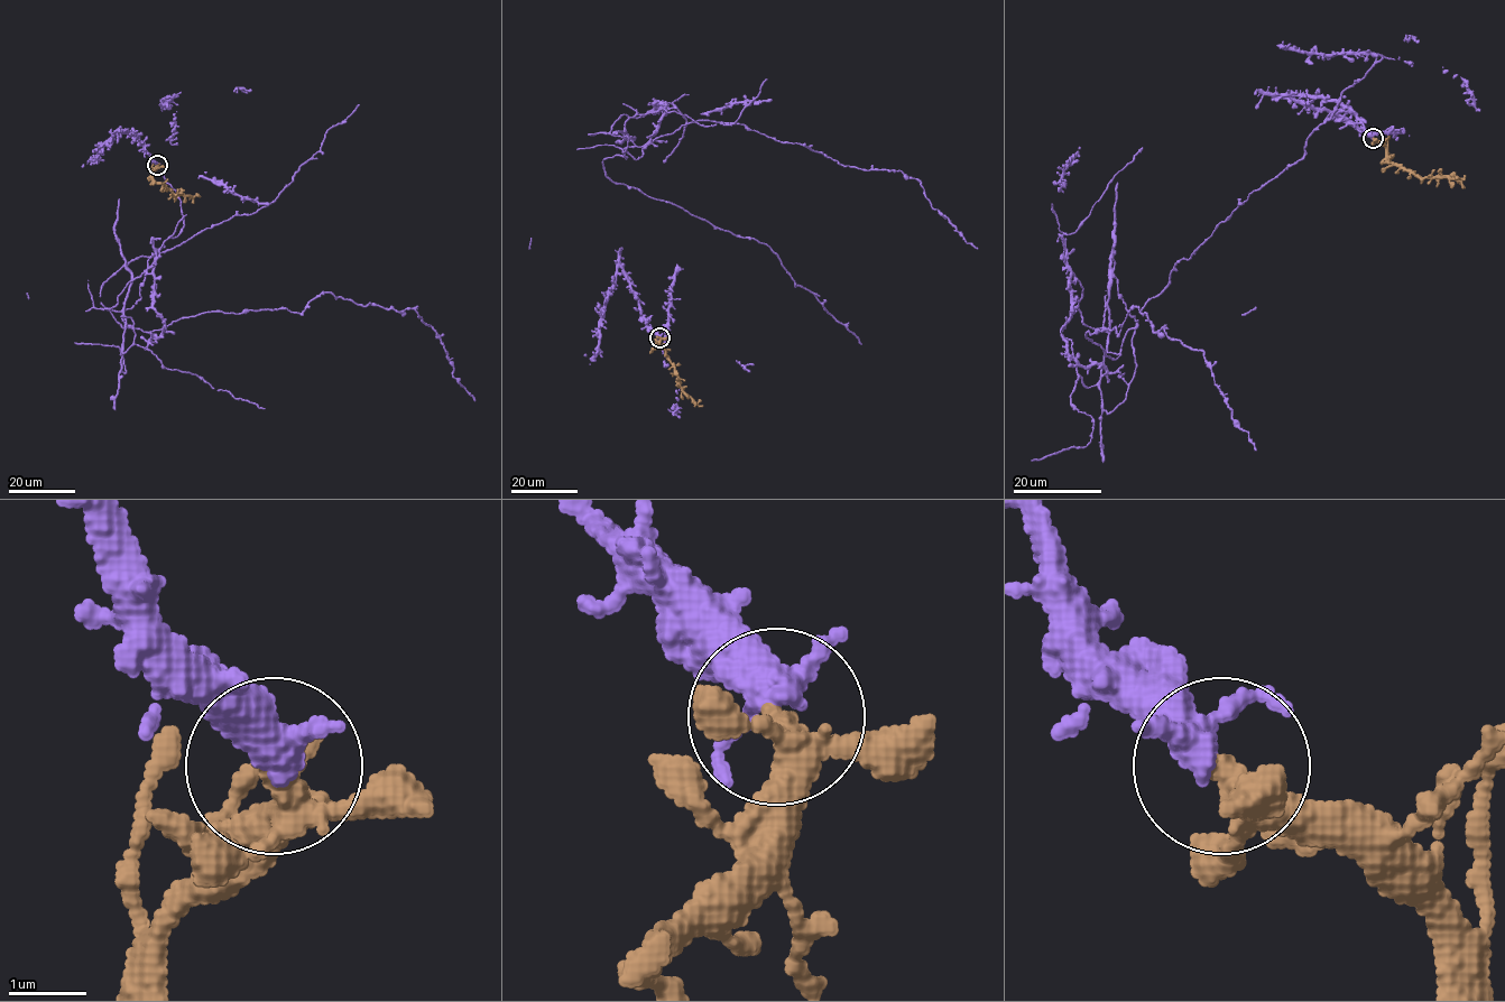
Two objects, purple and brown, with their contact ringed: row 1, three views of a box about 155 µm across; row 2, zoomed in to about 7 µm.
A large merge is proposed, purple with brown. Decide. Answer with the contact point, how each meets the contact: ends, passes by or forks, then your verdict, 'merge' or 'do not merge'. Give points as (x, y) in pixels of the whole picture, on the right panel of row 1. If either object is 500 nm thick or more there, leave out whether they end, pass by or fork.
(1373, 138) | purple forks | brown forks | merge

